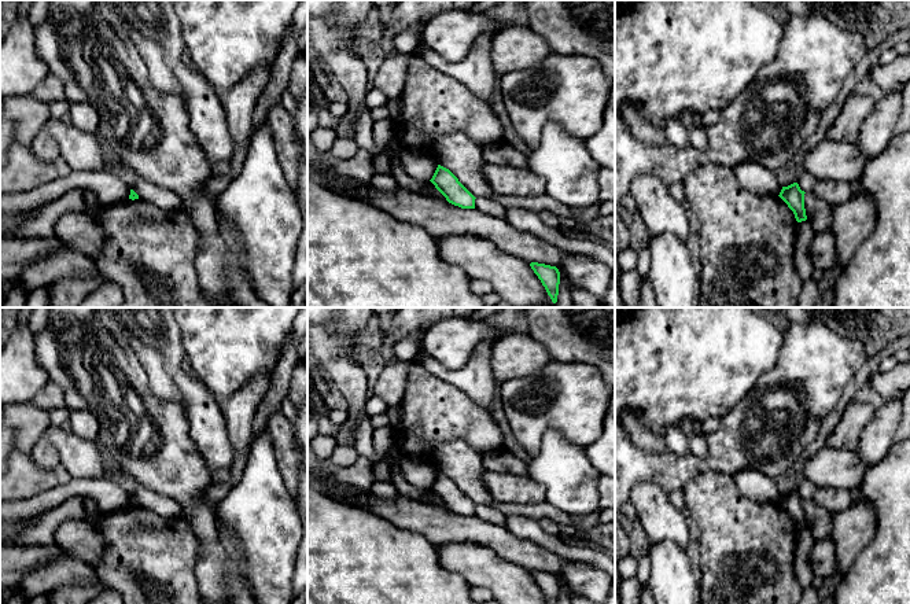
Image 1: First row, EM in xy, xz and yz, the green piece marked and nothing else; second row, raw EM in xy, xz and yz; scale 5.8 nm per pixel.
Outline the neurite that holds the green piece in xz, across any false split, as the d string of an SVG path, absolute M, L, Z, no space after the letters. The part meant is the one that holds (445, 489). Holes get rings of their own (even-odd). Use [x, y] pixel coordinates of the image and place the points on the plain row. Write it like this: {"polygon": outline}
{"polygon": "M438 472L430 487L446 508L461 516L475 516L475 504L446 475Z"}

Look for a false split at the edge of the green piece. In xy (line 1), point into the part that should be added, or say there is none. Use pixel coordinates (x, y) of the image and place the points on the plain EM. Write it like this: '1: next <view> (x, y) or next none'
1: next none

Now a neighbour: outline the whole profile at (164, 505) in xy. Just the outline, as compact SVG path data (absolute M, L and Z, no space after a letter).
M139 485L130 496L139 502L139 507L163 518L183 516L183 508L174 498L155 493L141 485Z

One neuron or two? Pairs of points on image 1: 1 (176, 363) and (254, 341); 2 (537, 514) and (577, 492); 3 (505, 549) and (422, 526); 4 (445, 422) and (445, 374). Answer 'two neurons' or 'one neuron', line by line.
1: two neurons
2: two neurons
3: one neuron
4: two neurons

